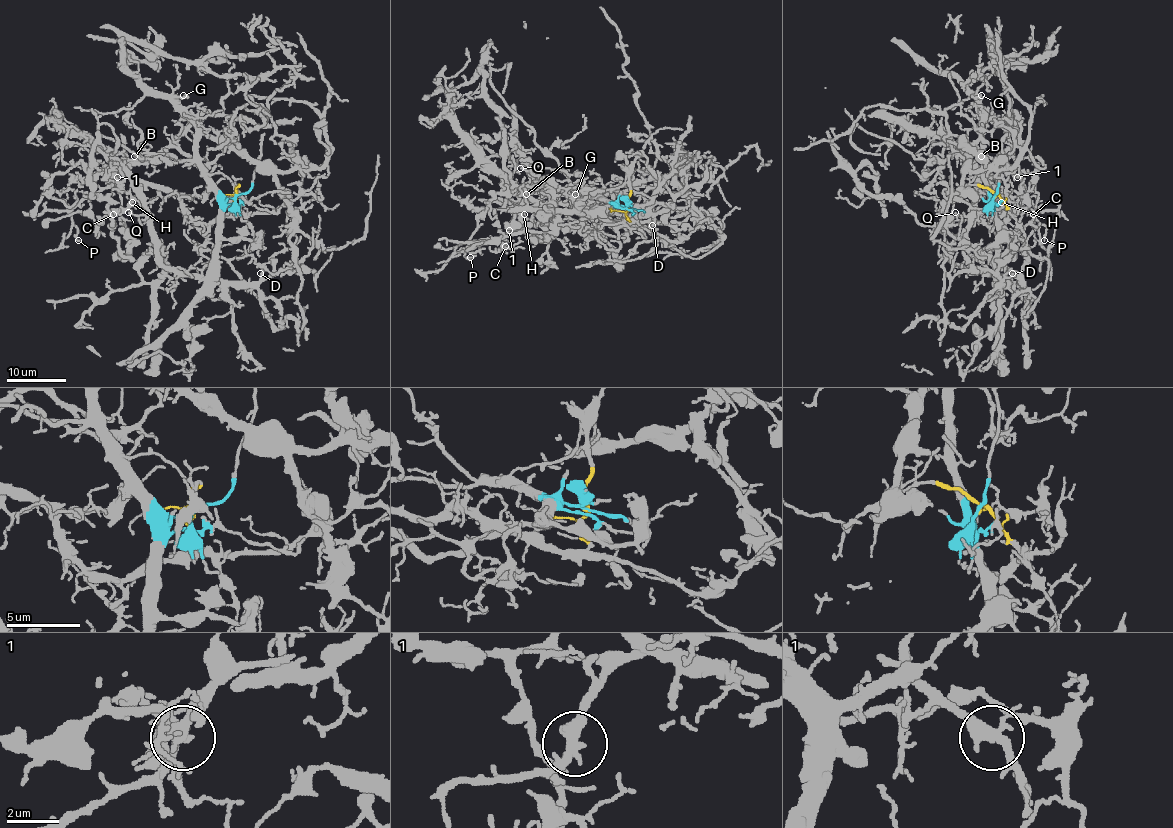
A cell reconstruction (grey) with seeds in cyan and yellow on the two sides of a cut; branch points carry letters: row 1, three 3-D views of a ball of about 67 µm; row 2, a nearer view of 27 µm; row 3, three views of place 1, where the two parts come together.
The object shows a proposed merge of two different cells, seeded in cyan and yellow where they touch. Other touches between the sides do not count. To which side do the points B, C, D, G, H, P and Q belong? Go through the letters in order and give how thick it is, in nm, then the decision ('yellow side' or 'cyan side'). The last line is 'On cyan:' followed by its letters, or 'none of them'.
B: 150 nm thick; cyan side
C: 110 nm thick; yellow side
D: 140 nm thick; yellow side
G: 180 nm thick; cyan side
H: 140 nm thick; yellow side
P: 100 nm thick; cyan side
Q: 120 nm thick; yellow side
On cyan: B, G, P

